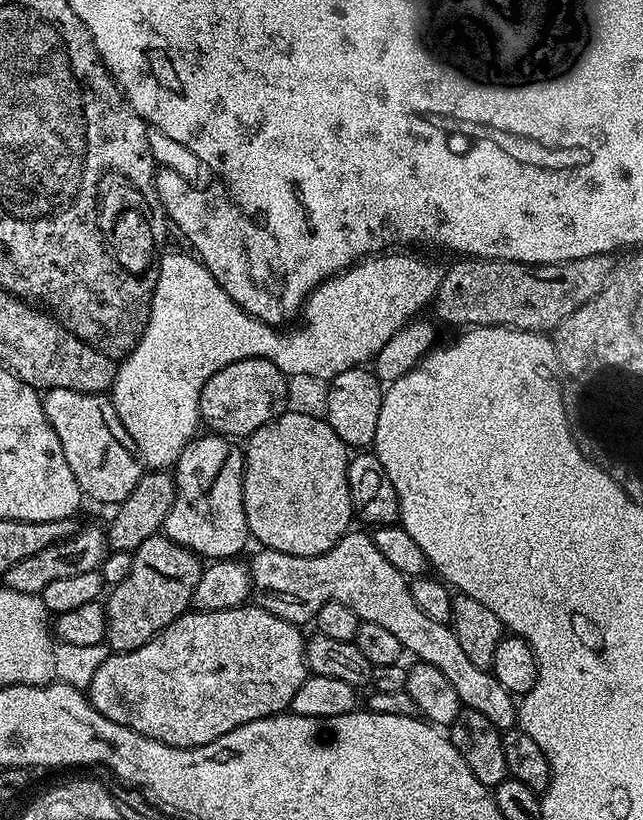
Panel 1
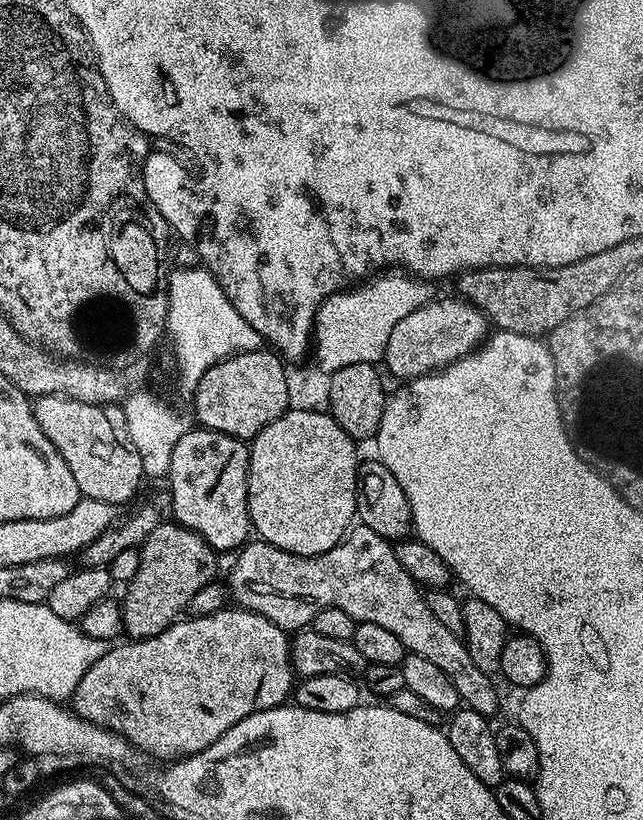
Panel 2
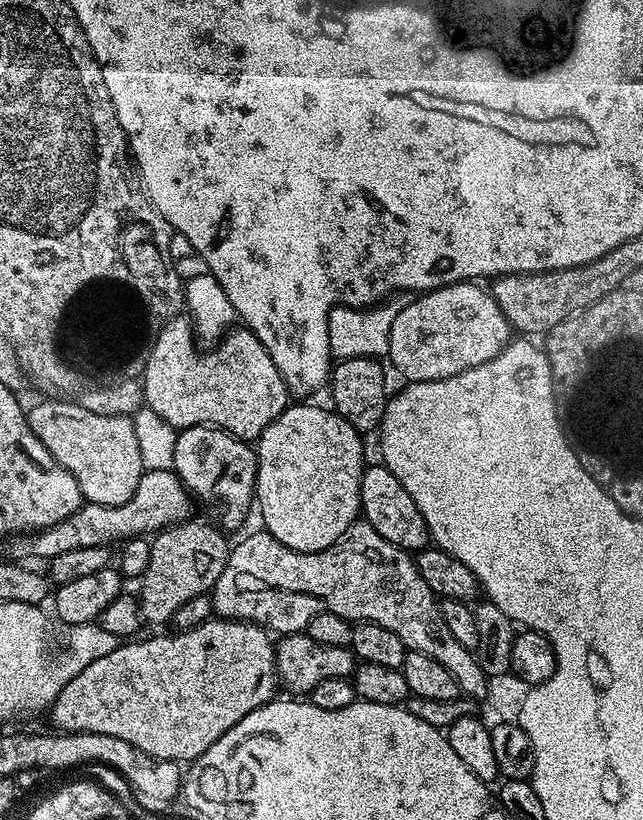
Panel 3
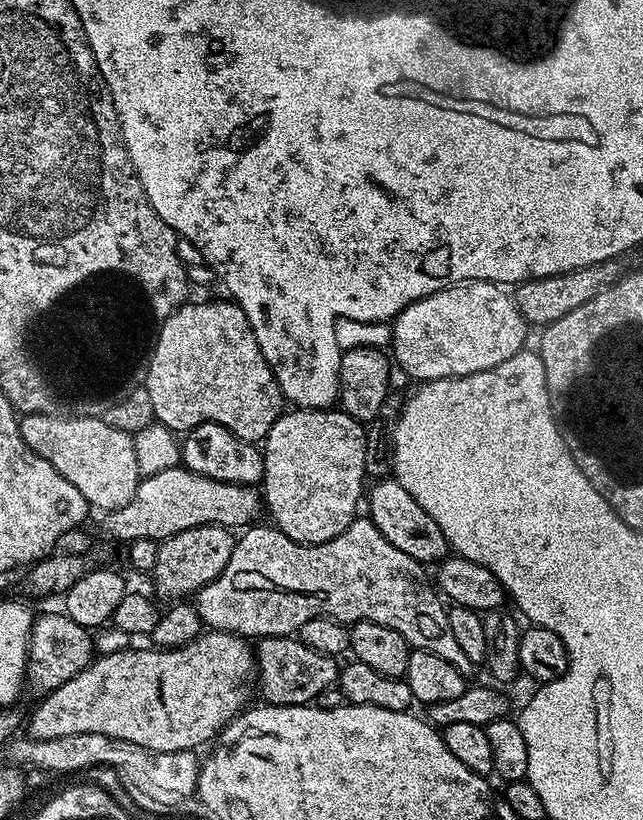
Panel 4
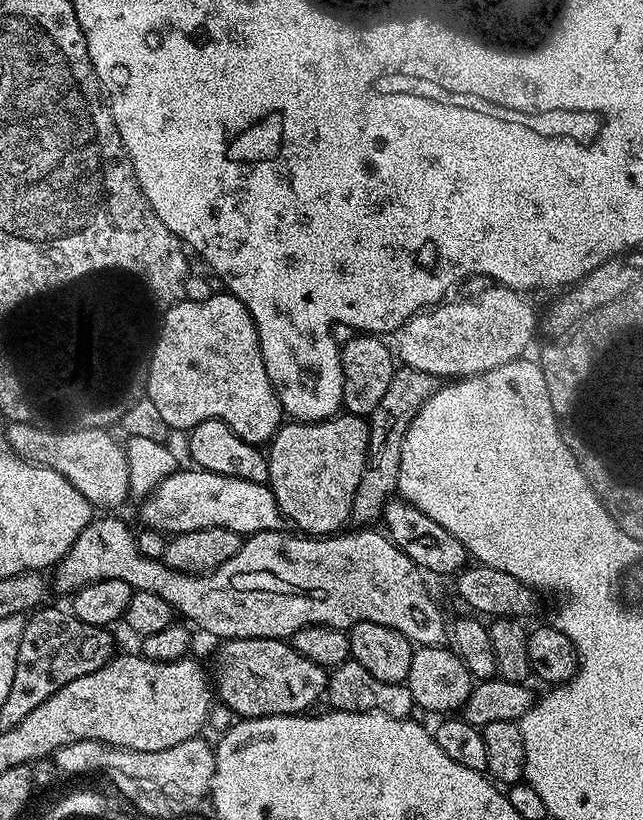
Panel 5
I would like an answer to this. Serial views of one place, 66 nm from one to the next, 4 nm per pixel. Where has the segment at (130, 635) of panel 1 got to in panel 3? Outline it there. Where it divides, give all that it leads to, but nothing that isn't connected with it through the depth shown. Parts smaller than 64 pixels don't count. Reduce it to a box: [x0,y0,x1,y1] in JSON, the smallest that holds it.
[138,518,230,624]

